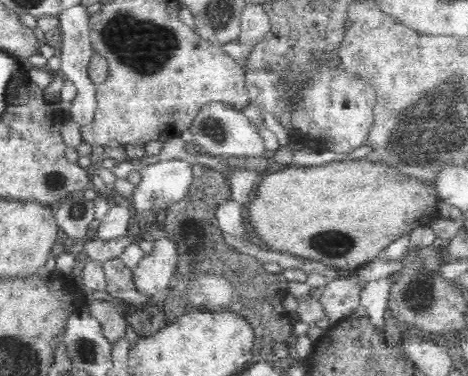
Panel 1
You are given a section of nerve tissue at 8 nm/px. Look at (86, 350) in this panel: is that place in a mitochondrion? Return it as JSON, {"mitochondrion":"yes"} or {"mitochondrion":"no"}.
{"mitochondrion":"yes"}

